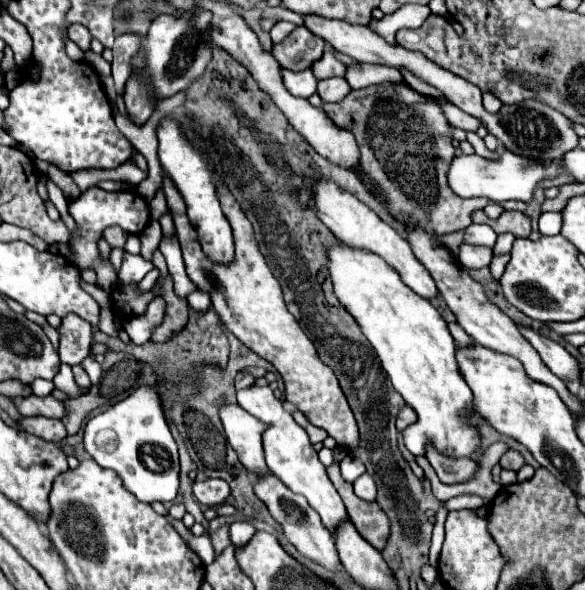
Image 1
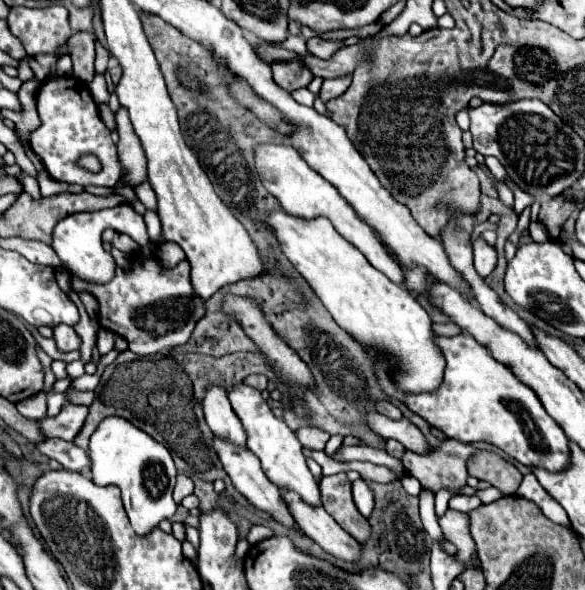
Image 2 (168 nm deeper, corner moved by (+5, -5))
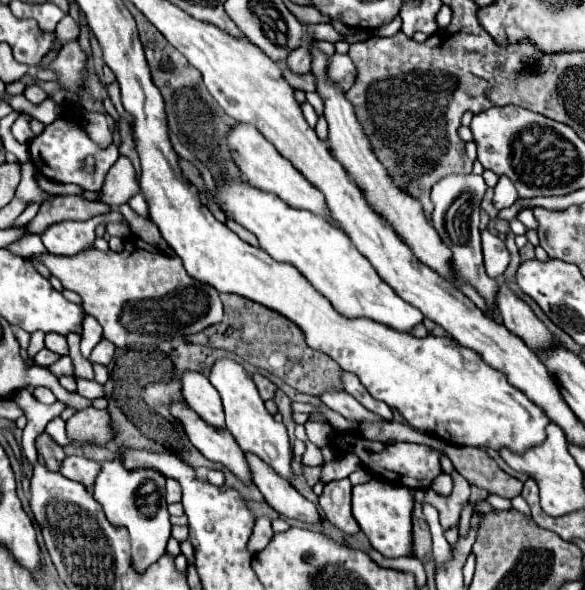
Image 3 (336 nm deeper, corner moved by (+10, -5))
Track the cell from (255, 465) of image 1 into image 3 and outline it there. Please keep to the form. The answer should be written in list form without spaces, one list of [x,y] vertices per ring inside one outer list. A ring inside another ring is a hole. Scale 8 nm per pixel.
[[[186,372],[182,376],[182,388],[184,398],[188,406],[210,426],[224,428],[224,408],[220,402],[218,392],[214,392],[214,386],[204,374],[198,372]]]

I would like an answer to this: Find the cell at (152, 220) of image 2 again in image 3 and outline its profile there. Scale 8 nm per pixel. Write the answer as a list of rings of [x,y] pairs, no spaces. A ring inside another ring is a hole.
[[[142,194],[132,196],[132,198],[128,200],[128,204],[130,204],[130,208],[132,208],[136,214],[140,214],[142,218],[148,218],[148,204],[146,204],[146,200],[144,200]]]

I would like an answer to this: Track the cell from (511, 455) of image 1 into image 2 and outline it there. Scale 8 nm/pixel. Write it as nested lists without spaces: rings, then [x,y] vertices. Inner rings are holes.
[[[479,450],[479,452],[475,452],[475,456],[471,456],[467,466],[469,466],[467,468],[469,476],[489,482],[491,486],[499,488],[505,496],[515,494],[523,480],[521,472],[511,462],[497,456],[495,452]]]

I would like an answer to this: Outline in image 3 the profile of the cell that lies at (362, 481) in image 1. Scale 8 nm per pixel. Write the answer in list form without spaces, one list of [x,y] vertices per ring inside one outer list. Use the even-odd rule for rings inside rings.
[[[372,478],[366,484],[358,484],[352,488],[352,514],[360,524],[362,532],[368,536],[370,544],[388,558],[410,556],[410,532],[412,532],[412,496],[408,488],[394,486],[384,480]]]

